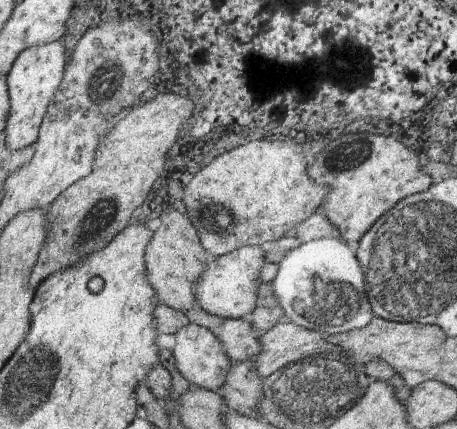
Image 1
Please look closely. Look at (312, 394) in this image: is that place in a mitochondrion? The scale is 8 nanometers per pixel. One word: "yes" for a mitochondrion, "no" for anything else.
yes

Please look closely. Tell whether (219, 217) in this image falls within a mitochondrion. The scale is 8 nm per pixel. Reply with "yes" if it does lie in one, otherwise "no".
yes

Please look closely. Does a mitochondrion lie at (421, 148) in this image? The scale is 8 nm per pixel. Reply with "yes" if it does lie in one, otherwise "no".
no

